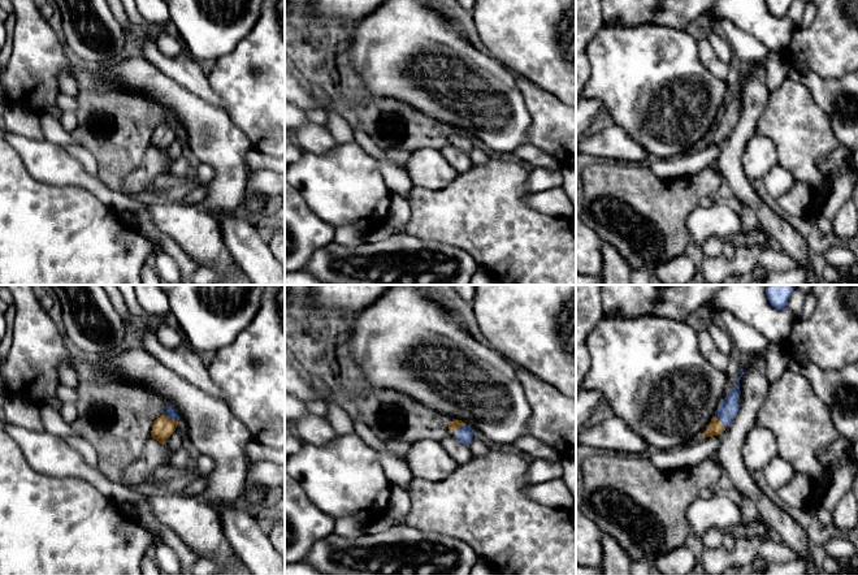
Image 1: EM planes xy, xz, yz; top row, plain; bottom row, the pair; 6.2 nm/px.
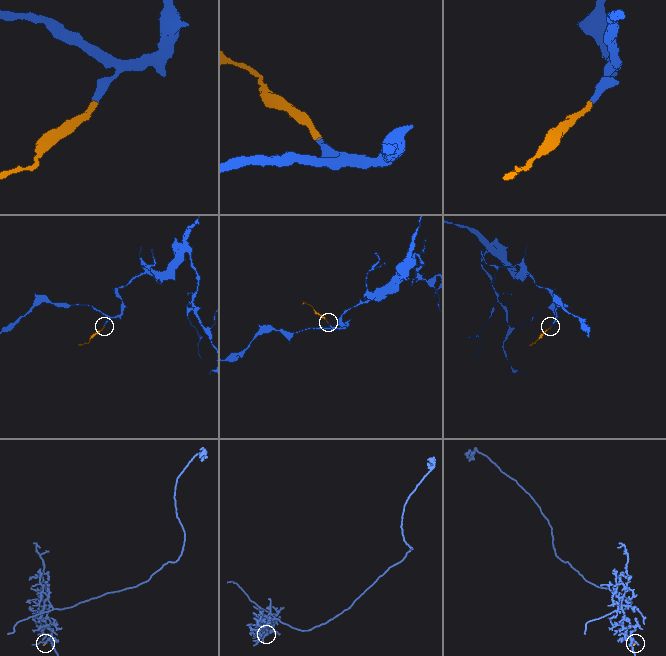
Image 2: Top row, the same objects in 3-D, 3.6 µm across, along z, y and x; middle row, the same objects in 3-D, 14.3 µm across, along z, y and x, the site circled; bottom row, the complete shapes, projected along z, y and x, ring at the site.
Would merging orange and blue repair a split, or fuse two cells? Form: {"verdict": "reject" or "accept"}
{"verdict": "accept"}

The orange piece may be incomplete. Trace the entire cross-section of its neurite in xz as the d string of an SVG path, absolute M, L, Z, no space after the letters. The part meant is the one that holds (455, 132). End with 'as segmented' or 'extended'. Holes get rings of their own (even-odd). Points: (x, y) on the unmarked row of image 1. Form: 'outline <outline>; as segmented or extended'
outline M452 127L451 133L448 134L448 140L467 155L473 147L473 138L458 127Z; extended

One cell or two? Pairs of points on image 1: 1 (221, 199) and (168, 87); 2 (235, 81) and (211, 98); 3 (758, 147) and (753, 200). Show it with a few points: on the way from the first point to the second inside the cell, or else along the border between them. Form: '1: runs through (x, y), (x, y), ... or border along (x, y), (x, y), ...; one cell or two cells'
1: runs through (222, 172), (222, 146), (193, 115); one cell
2: border along (206, 69), (208, 83), (225, 108); two cells
3: border along (742, 151), (742, 171), (750, 182); two cells

